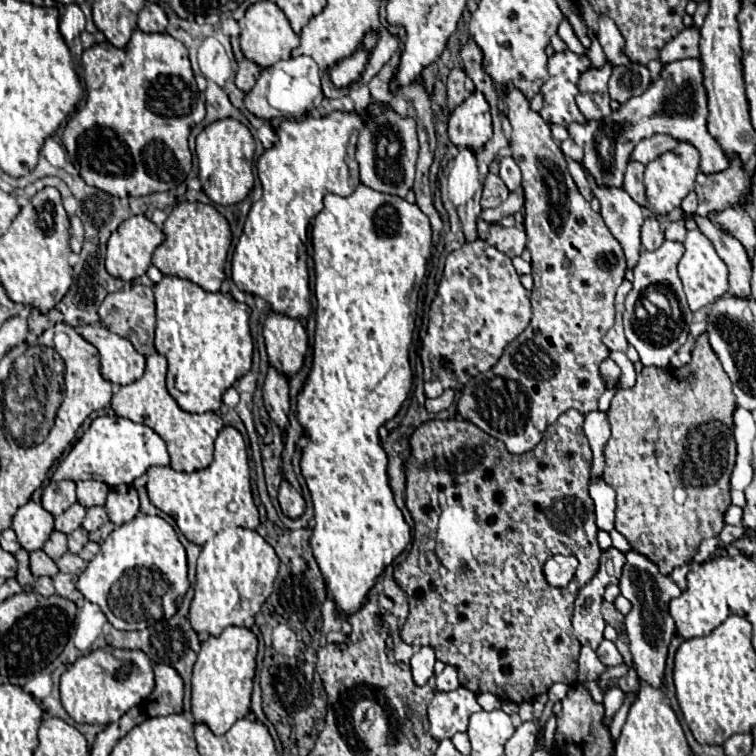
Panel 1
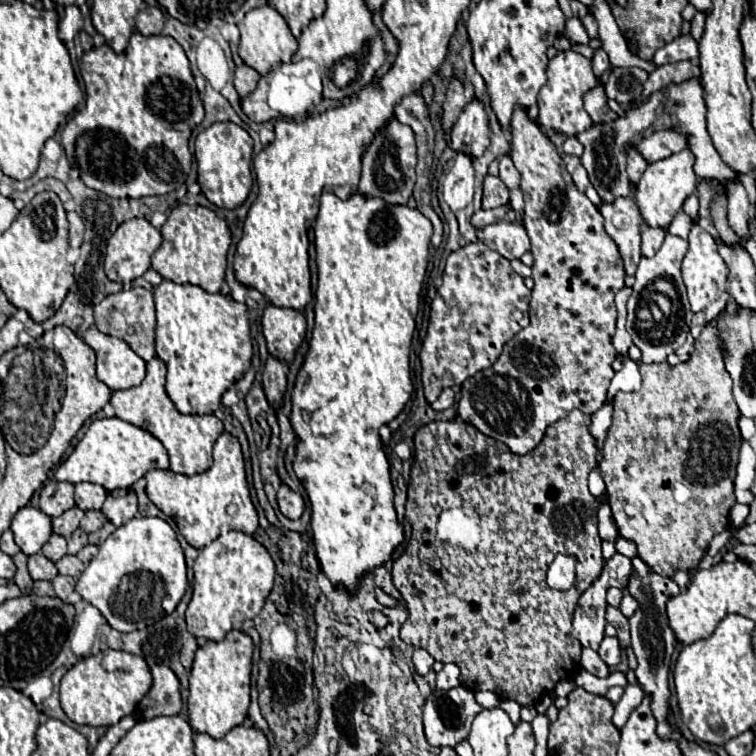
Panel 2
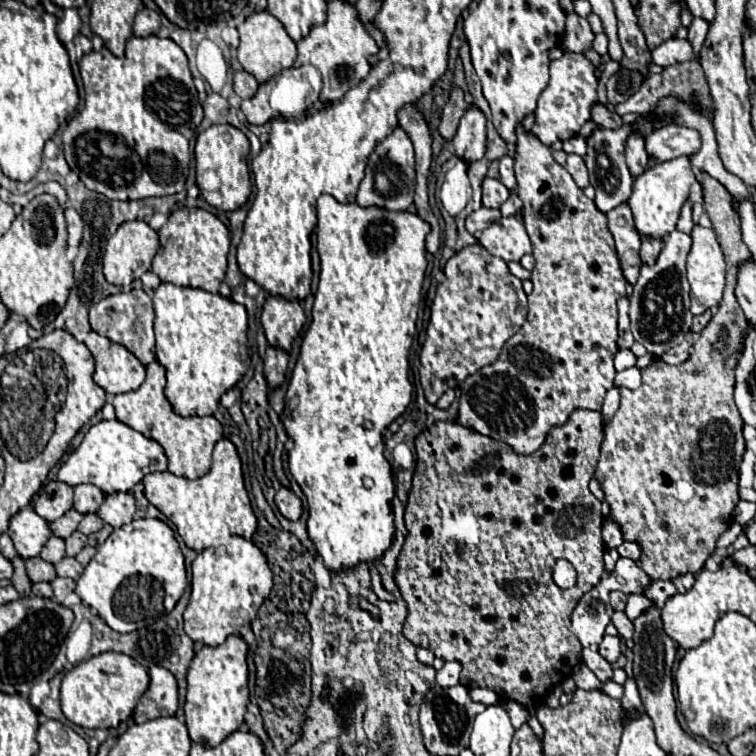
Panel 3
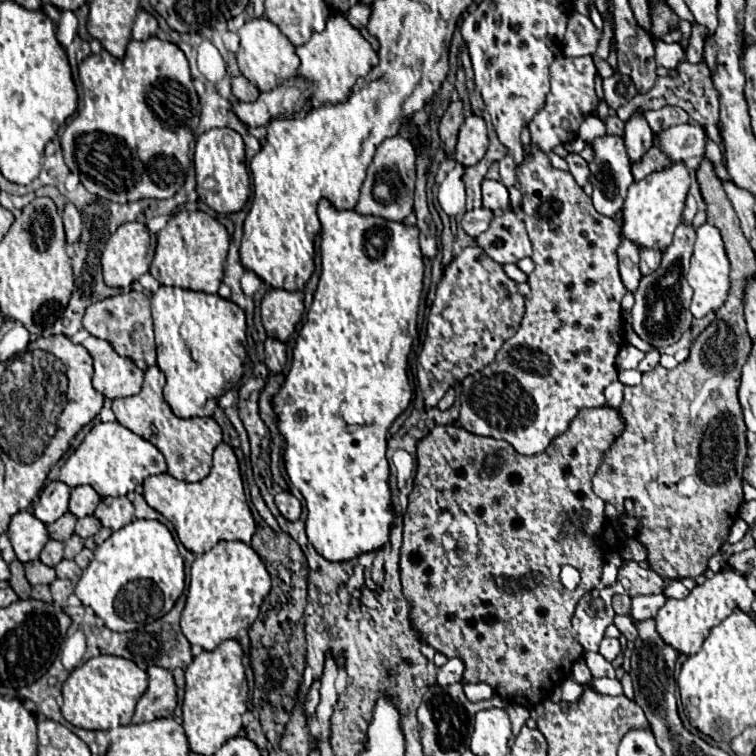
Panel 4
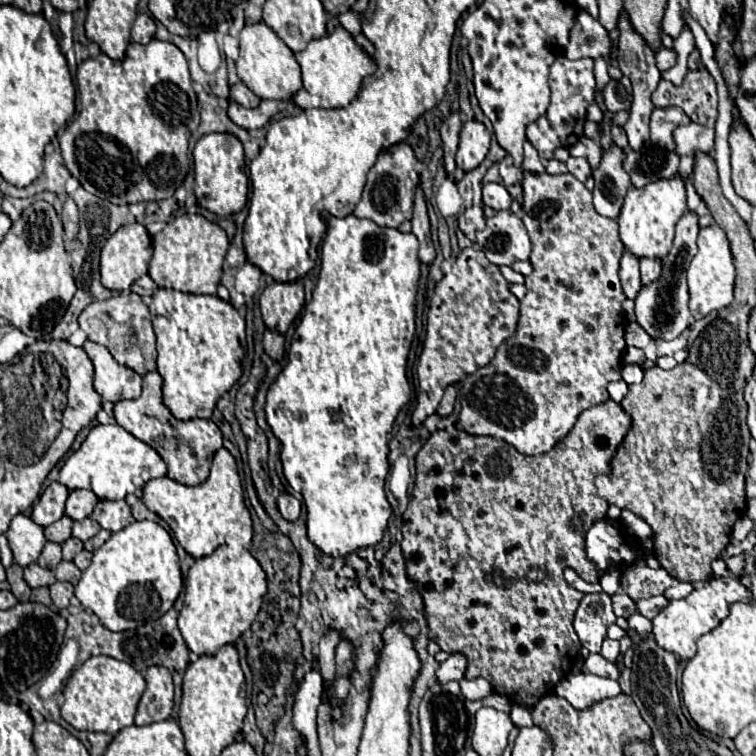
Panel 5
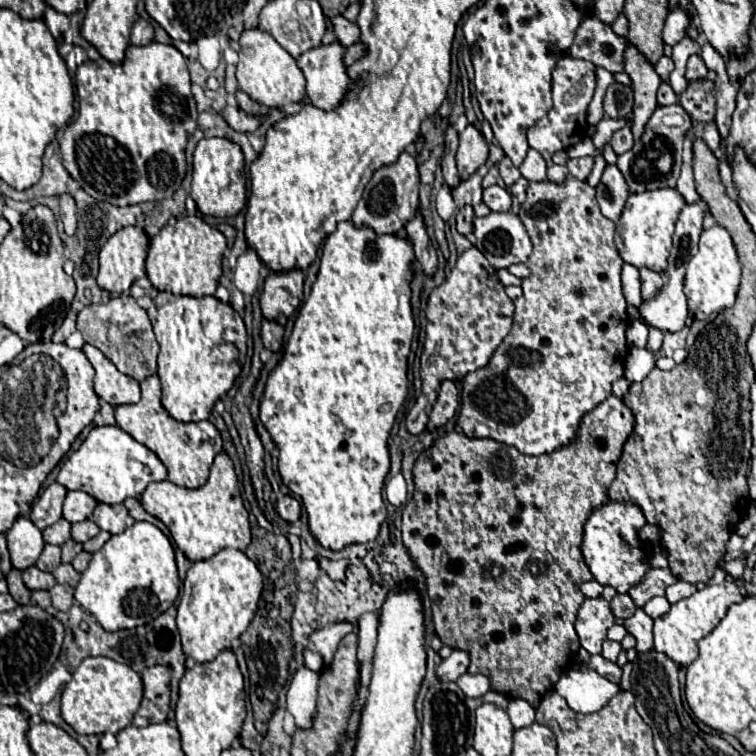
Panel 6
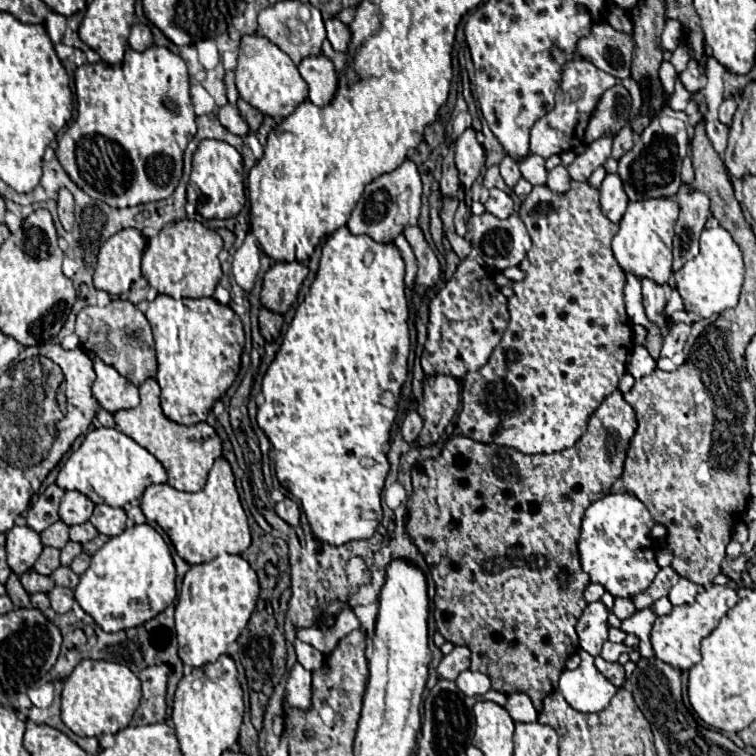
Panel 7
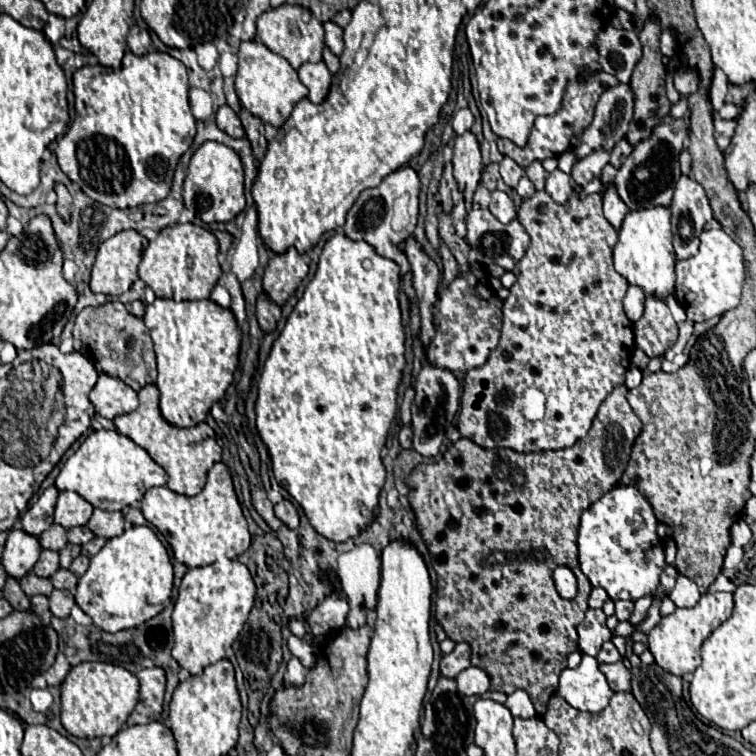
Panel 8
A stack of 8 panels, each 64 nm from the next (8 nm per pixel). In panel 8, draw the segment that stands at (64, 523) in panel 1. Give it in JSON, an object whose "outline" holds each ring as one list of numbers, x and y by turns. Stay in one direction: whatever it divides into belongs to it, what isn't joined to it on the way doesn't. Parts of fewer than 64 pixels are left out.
{"outline":[[52,524,46,532,42,532,40,536,38,536,38,540,40,540,40,546,42,548,48,548,48,550,62,550,68,542,66,542,66,530,62,528,62,526,58,526,58,524]]}

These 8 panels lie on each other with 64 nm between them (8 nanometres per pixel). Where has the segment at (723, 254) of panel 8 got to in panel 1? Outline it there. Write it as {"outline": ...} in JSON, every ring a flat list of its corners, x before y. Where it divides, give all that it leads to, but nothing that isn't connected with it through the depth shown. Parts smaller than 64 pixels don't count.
{"outline":[[698,228,690,230,684,240,684,246,686,246,686,252,678,264,678,276,684,284,684,292,686,292,690,310,696,312,728,292,728,268,722,262,722,258,716,254,712,242,702,234,702,230]]}

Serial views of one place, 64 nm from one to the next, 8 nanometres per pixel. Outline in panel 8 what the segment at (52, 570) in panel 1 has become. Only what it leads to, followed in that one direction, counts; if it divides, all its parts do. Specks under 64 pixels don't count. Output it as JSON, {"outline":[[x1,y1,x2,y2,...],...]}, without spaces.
{"outline":[[28,572,24,578,20,578,20,586,22,586,24,594,30,596,30,598,36,596,36,594,48,596,54,590,48,578,38,578,34,572]]}

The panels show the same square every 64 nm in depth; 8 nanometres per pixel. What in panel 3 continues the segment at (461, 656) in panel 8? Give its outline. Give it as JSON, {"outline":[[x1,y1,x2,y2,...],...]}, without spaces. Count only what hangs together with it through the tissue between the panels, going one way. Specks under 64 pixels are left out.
{"outline":[[446,662,438,672,436,672,436,682,438,686,442,688,450,688,450,686,456,686,458,680,460,680,460,670,462,670,462,664,460,662]]}

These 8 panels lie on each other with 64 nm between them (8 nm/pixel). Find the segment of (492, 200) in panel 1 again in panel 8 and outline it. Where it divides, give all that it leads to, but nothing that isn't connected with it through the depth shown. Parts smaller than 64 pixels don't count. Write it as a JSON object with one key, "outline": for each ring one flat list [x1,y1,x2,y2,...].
{"outline":[[494,190,492,192,492,200,490,200,490,212,502,222,512,222,516,218,516,206,512,202,512,198,506,192]]}

